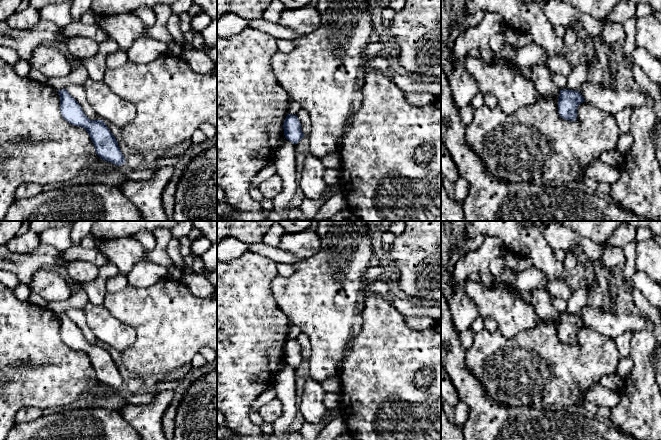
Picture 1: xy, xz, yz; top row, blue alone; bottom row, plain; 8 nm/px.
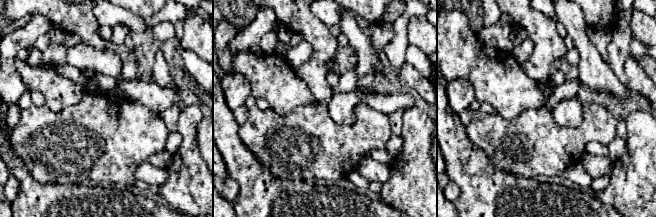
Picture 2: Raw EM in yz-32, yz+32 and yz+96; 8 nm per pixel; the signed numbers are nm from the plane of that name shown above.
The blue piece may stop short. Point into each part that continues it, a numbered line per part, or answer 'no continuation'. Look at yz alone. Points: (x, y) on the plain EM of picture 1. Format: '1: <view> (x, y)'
no continuation

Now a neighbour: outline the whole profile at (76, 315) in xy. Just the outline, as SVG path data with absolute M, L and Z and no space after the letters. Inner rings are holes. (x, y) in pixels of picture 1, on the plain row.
M71 308L66 312L69 318L79 327L83 336L90 344L98 344L97 338L87 325L82 309Z

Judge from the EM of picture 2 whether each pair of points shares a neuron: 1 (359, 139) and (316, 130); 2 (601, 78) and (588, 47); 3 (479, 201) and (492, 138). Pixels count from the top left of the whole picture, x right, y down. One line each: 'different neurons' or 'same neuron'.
1: same neuron
2: same neuron
3: different neurons

